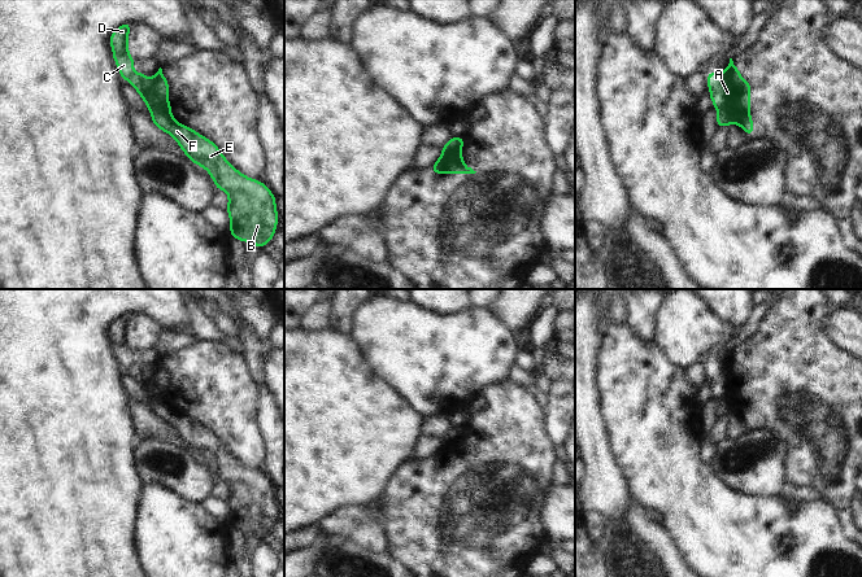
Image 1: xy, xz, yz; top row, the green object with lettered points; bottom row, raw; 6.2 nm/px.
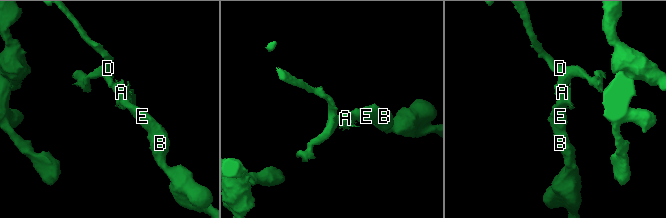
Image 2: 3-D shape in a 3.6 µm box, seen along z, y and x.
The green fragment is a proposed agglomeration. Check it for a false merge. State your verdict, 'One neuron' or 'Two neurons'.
Two neurons.

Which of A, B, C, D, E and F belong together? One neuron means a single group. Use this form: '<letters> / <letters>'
A C D / B E F

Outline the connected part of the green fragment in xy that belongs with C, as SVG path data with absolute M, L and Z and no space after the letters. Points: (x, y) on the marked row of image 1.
M131 23L121 25L110 34L110 47L113 49L113 58L118 66L123 80L129 80L139 92L143 101L149 108L151 114L171 115L169 97L169 84L162 74L162 69L148 79L144 71L134 75L134 58L129 54L127 39Z

